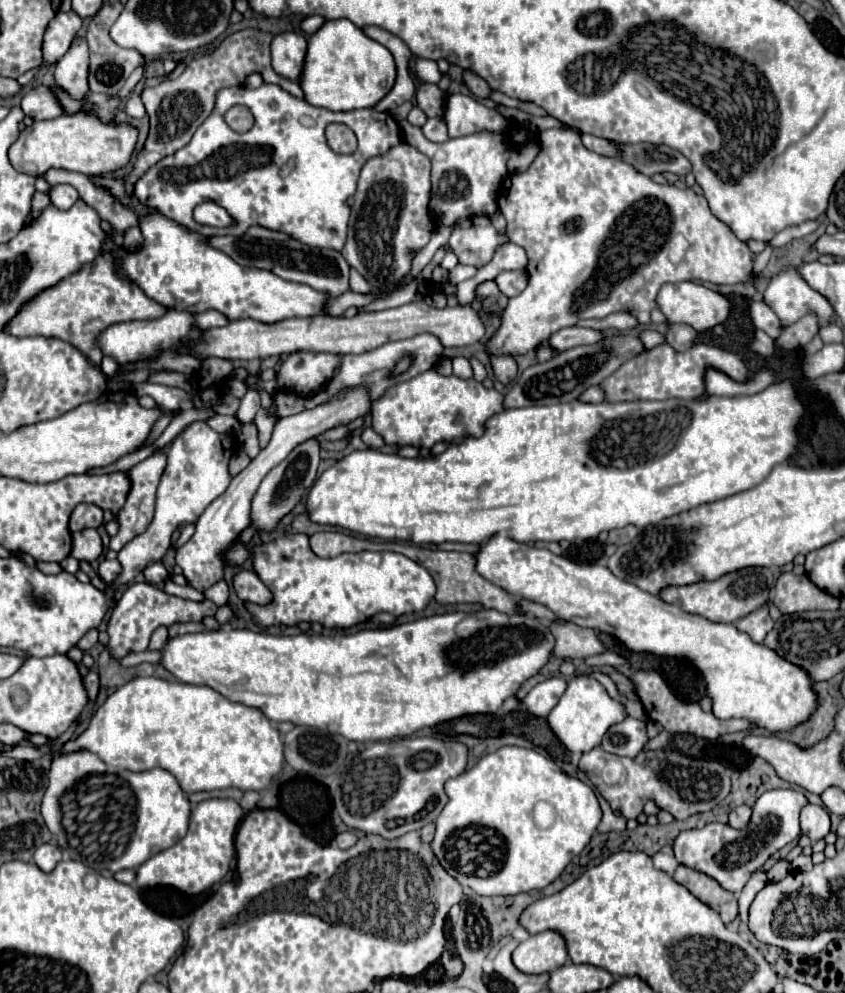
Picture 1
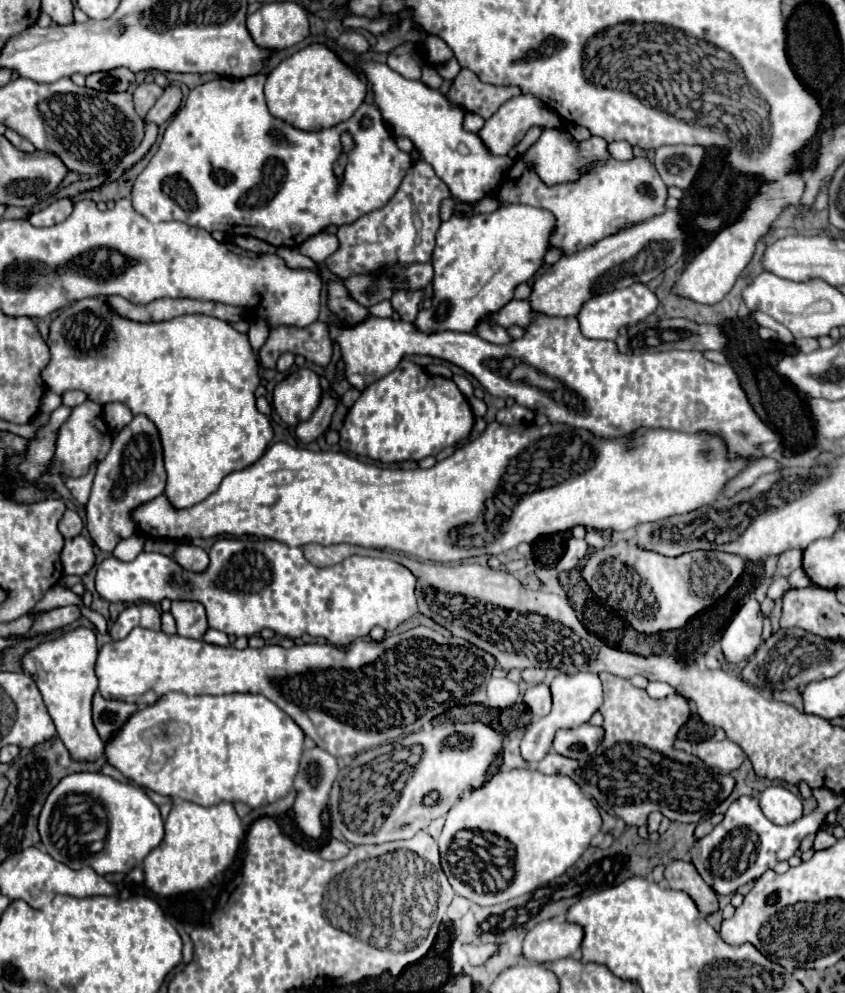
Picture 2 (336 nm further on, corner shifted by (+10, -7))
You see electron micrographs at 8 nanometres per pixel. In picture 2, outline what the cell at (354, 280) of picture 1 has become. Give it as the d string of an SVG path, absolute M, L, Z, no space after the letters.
M380 301L380 303L372 305L368 311L370 311L370 315L374 315L374 317L384 317L384 319L386 319L386 317L390 317L390 315L394 313L388 301Z

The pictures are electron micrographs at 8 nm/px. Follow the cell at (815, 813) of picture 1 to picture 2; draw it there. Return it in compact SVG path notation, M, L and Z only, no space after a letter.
M772 785L762 791L760 807L764 815L776 825L788 825L802 817L802 801L780 785Z

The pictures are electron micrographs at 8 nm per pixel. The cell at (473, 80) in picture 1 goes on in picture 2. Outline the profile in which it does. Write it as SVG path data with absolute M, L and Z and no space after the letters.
M462 69L452 81L446 99L454 107L460 107L470 113L478 113L480 117L488 119L498 111L502 103L506 103L516 95L520 95L518 87L492 87L482 83L472 71Z

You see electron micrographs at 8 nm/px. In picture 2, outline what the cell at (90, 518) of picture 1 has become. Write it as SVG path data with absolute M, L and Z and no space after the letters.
M68 509L68 511L64 513L64 517L60 519L60 523L58 523L58 529L60 529L60 533L62 533L66 539L80 535L80 531L82 531L82 519L80 519L80 515L78 515L76 511Z

